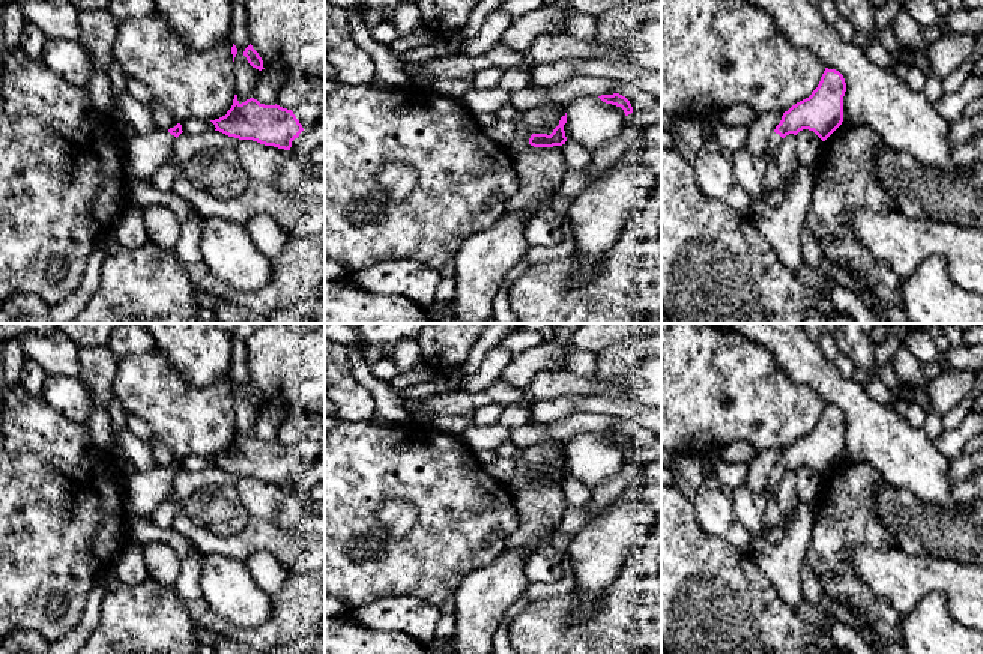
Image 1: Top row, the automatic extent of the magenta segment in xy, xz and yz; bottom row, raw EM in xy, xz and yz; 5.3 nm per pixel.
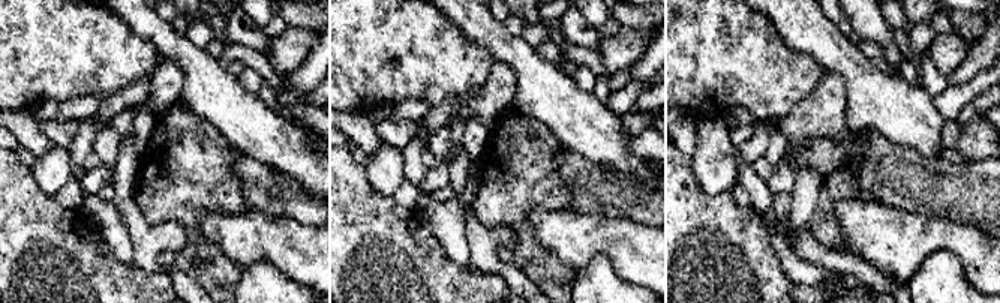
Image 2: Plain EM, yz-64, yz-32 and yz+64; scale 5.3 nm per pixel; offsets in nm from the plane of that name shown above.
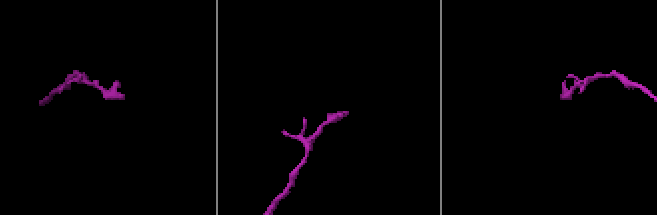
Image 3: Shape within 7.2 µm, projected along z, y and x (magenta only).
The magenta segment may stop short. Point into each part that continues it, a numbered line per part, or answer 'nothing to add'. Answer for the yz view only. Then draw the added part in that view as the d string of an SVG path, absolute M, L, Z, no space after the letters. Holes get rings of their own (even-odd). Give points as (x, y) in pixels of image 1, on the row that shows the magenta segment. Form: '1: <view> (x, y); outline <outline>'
1: yz (773, 143); outline M776 132L771 134L771 137L768 138L767 144L765 144L765 150L764 150L764 156L765 159L774 159L776 153L780 147L782 143L782 137Z

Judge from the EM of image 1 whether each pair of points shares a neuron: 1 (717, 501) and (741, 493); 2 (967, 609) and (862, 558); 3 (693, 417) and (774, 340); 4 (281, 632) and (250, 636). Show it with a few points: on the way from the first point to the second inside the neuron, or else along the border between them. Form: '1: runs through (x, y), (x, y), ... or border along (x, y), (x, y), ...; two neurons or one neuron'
1: border along (731, 490), (732, 517), (735, 520); two neurons
2: runs through (943, 582), (937, 576), (896, 576), (889, 573); one neuron
3: border along (744, 339), (762, 346), (786, 376); two neurons
4: runs through (274, 632), (268, 636), (257, 636); one neuron

